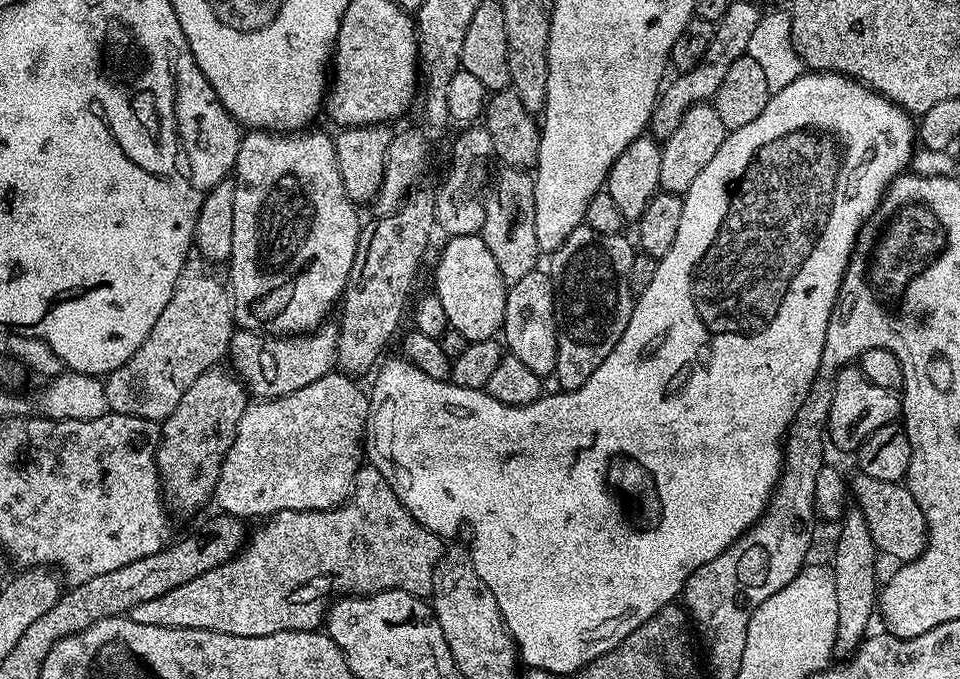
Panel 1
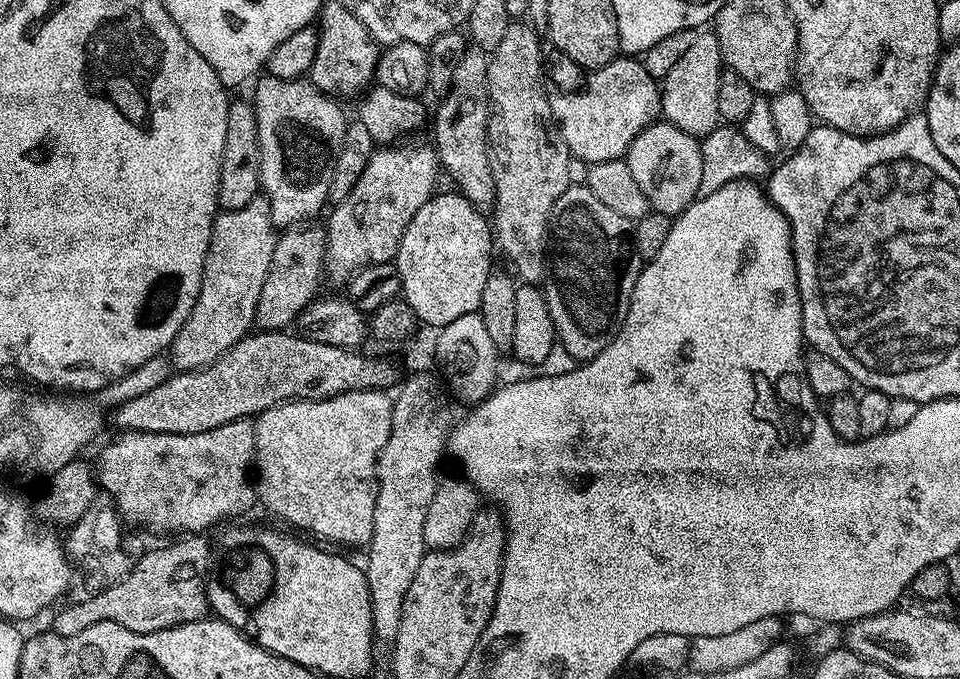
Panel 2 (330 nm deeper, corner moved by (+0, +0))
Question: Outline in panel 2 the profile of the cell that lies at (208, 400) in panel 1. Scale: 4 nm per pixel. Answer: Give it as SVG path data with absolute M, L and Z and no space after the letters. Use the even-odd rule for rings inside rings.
M316 222L288 226L279 233L266 282L262 282L262 294L258 294L257 329L278 332L295 325L296 317L317 299L316 287L320 284L320 276L322 280L325 275L327 255L328 238L325 229L321 225L319 228Z

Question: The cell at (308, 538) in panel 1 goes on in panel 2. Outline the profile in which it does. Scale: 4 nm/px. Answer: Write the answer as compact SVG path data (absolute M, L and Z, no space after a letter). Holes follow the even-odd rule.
M188 534L169 548L145 551L126 578L101 592L85 595L81 604L66 605L54 624L54 631L69 636L78 634L78 630L86 630L86 626L109 620L126 626L131 632L150 634L205 619L210 612L206 587L210 575L208 538L204 534Z

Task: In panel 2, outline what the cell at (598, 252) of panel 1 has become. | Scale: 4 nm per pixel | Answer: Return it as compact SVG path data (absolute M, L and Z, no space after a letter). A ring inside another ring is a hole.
M570 186L562 198L554 202L552 214L548 217L547 276L542 291L554 322L556 339L577 362L593 360L615 338L626 318L642 267L640 255L632 243L633 227L633 221L622 218L622 214L614 214L610 206L598 202L587 186Z

